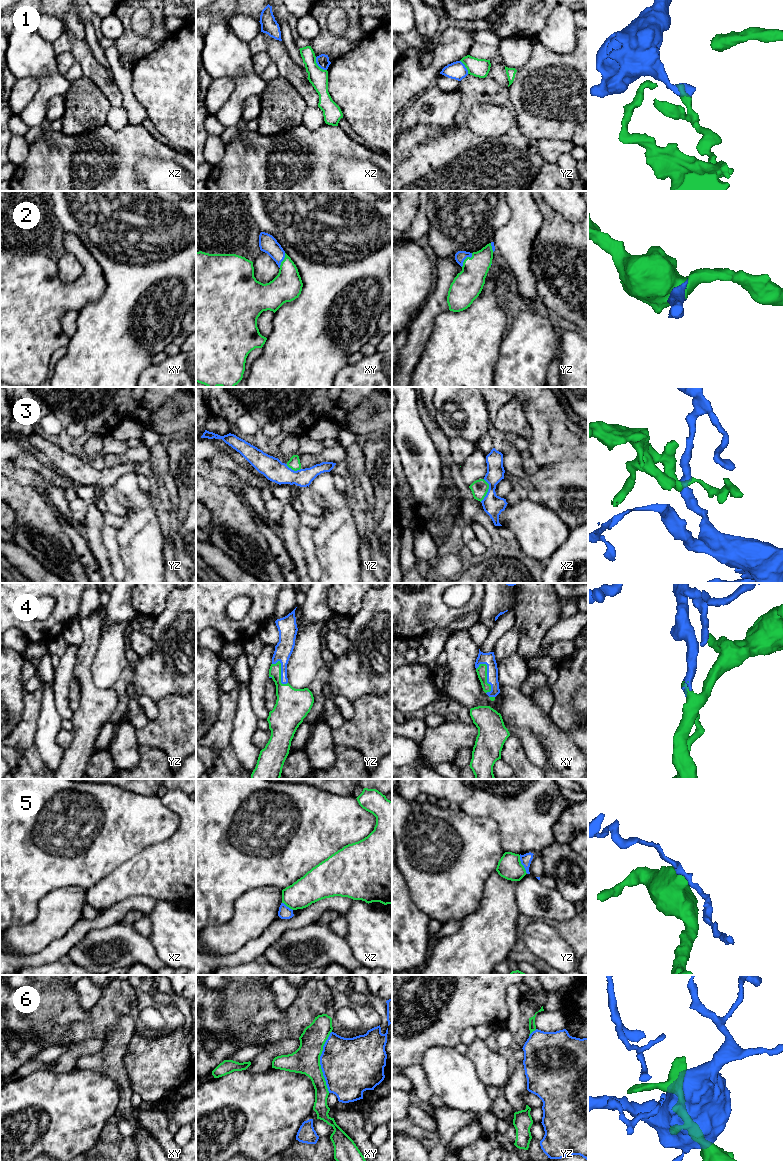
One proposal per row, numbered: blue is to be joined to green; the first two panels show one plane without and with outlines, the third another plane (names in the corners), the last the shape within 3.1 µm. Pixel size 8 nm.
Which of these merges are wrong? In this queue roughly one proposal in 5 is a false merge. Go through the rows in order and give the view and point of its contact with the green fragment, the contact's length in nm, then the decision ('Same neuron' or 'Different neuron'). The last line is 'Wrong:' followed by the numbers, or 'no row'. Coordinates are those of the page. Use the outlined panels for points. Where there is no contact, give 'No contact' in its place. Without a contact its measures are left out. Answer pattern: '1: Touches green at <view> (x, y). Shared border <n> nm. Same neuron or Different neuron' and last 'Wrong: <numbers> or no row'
1: Touches green at xz (317, 65). Shared border 140 nm. Different neuron
2: Touches green at yz (466, 258). Shared border 140 nm. Same neuron
3: Touches green at xz (487, 490). Shared border 190 nm. Different neuron
4: Touches green at xy (486, 677). Shared border 260 nm. Same neuron
5: Touches green at yz (521, 864). Shared border 170 nm. Different neuron
6: Touches green at xy (319, 1062). Shared border 500 nm. Different neuron
Wrong: 1, 3, 5, 6

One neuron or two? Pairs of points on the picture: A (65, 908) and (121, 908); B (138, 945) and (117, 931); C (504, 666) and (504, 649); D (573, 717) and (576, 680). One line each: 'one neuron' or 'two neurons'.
A: two neurons
B: one neuron
C: two neurons
D: one neuron

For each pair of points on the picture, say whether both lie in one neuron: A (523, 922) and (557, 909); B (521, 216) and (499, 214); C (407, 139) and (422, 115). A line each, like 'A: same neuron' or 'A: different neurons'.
A: different neurons
B: different neurons
C: different neurons

